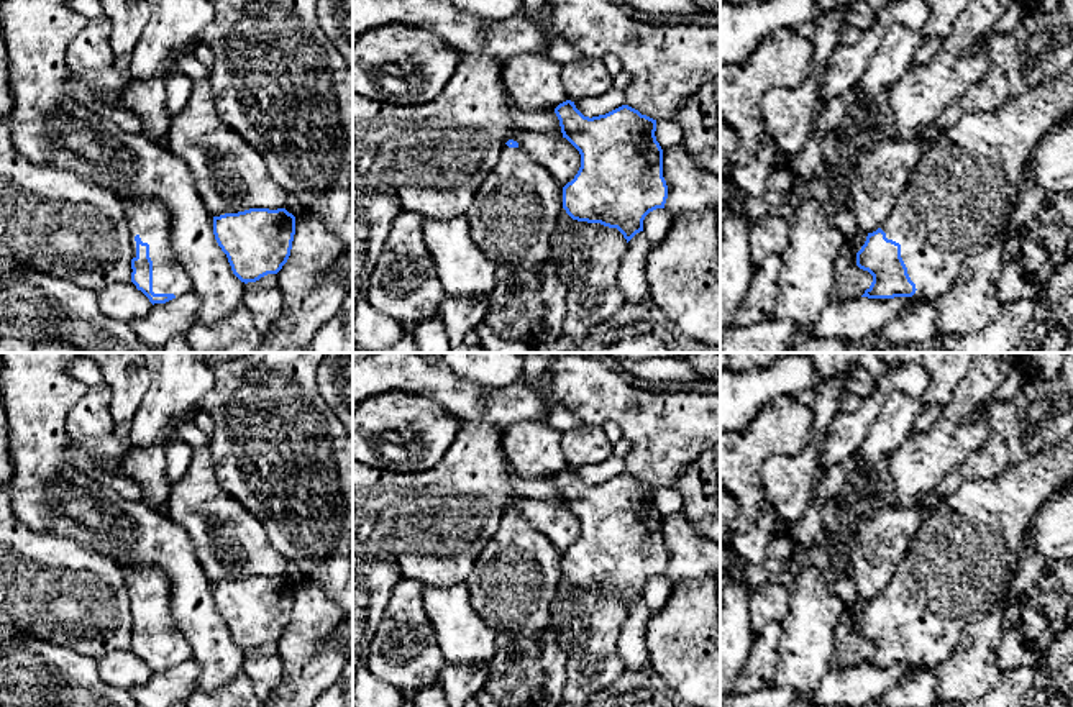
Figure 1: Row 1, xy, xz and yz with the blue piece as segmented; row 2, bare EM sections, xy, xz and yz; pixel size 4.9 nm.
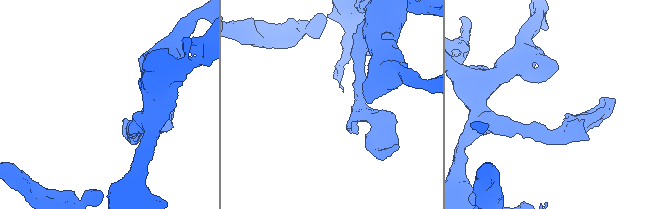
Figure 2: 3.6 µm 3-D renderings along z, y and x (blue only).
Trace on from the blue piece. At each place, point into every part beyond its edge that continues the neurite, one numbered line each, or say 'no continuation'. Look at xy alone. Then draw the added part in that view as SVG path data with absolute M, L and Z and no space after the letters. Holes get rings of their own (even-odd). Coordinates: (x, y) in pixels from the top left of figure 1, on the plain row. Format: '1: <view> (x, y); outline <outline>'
1: xy (145, 584); outline M126 564L125 586L131 602L131 627L136 625L138 602L149 612L153 628L153 659L180 664L192 656L192 648L171 612L171 582L161 569L149 564Z

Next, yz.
1: yz (960, 565); outline M1073 428L1055 446L1011 464L994 479L970 479L937 507L924 512L906 558L896 566L881 597L901 612L901 625L915 651L915 668L942 664L961 635L1002 607L1016 576L1022 536L1034 517L1073 476Z

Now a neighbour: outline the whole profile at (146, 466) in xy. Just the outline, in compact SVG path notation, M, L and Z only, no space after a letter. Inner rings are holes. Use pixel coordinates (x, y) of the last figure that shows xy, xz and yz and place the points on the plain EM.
M176 425L164 430L159 440L149 446L131 446L121 458L100 459L103 471L133 479L143 490L143 502L154 510L166 510L171 494L164 445Z

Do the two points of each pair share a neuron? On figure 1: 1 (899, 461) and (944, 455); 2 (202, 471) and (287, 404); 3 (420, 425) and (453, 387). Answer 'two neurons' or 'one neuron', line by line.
1: one neuron
2: two neurons
3: two neurons

